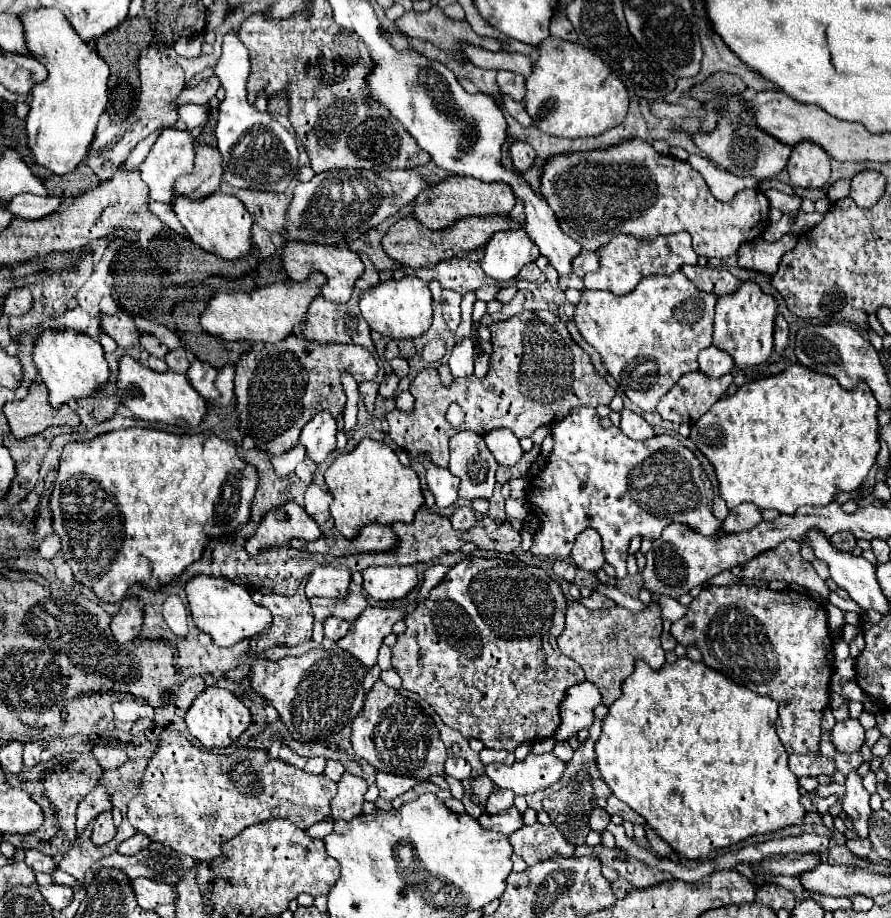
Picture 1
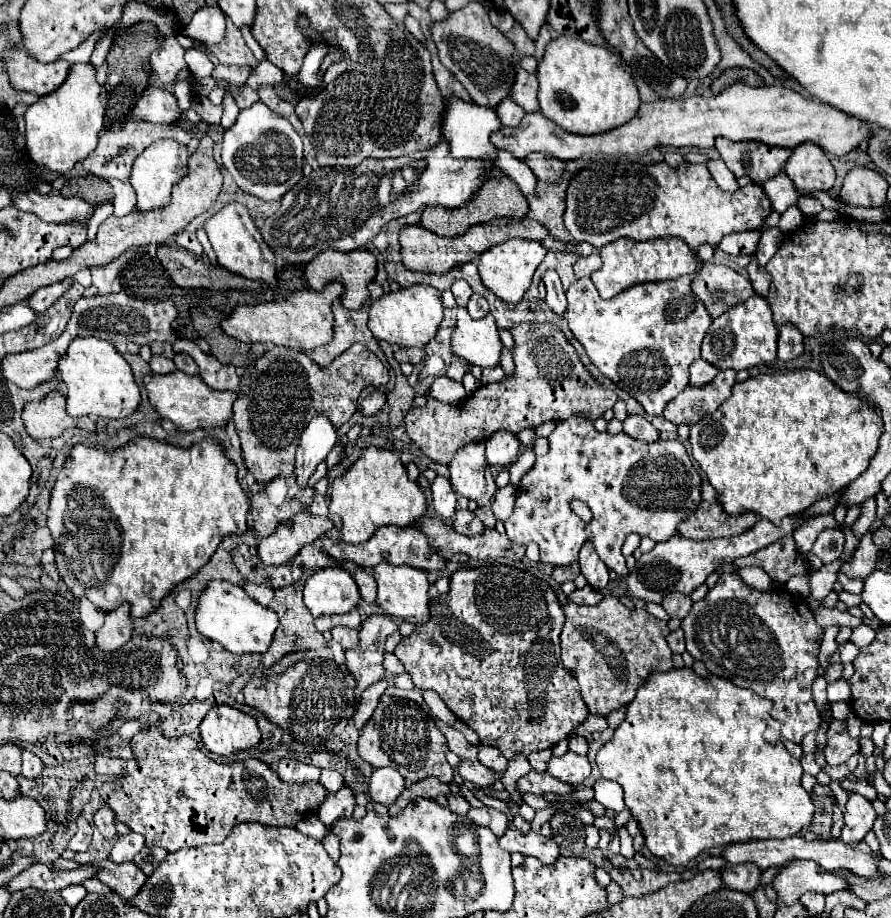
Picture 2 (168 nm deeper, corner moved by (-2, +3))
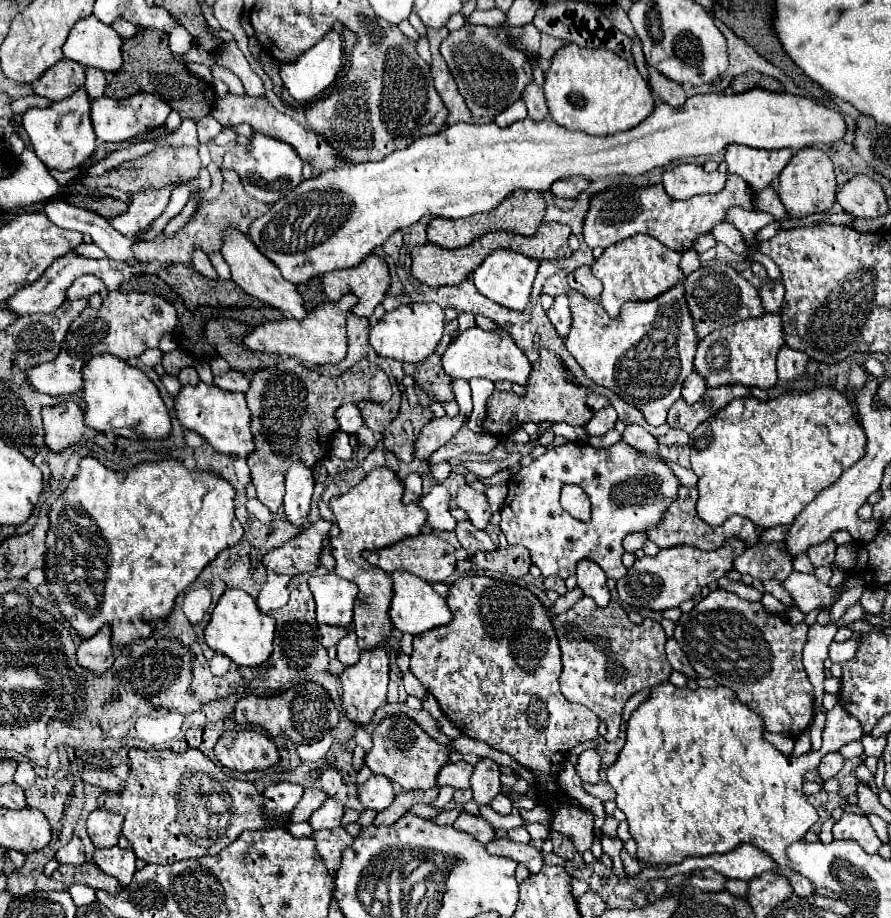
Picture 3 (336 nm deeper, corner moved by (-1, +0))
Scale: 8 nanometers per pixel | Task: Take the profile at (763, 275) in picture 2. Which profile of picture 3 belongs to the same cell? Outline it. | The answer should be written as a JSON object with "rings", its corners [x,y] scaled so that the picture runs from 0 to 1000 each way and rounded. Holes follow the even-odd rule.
{"rings":[[[873,307],[860,309],[853,316],[853,325],[855,325],[855,331],[857,331],[860,340],[873,342],[878,338],[878,331],[880,331],[880,312],[873,309]]]}

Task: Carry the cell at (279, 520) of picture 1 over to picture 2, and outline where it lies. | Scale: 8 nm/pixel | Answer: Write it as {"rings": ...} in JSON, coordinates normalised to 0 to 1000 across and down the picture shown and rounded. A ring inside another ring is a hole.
{"rings":[[[336,557],[329,565],[311,572],[300,587],[293,587],[288,605],[297,615],[322,613],[340,594],[351,592],[369,576],[374,576],[374,570],[367,563],[354,563],[347,557]]]}

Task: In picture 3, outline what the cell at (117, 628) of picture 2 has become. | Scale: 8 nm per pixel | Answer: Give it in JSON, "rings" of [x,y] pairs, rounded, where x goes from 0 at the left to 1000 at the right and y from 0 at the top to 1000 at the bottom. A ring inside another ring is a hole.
{"rings":[[[117,682],[108,693],[103,693],[101,697],[94,697],[90,704],[88,704],[88,710],[85,710],[85,721],[97,728],[97,730],[103,730],[105,734],[117,734],[126,723],[128,723],[128,717],[126,717],[126,704],[123,704],[123,684]]]}

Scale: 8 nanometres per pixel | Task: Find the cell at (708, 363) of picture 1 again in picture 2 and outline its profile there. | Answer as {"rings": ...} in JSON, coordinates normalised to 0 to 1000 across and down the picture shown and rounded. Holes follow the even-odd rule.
{"rings":[[[787,389],[778,393],[778,400],[773,400],[773,404],[776,404],[776,419],[785,419],[785,422],[793,419],[807,406],[805,400],[800,400],[796,393]]]}

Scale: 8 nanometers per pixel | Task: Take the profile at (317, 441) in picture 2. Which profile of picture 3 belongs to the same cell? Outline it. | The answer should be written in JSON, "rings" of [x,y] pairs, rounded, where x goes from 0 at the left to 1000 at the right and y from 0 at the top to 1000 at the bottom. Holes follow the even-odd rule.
{"rings":[[[339,503],[325,508],[321,516],[321,540],[319,540],[319,560],[321,566],[334,575],[341,573],[341,566],[348,558],[348,545],[352,536],[352,521],[350,512]]]}

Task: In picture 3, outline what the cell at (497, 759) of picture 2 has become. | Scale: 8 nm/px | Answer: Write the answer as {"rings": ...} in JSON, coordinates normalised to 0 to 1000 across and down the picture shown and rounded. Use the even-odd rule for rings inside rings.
{"rings":[[[541,826],[530,841],[527,847],[527,858],[530,858],[530,871],[536,878],[548,878],[559,865],[561,865],[561,839],[559,832]]]}

